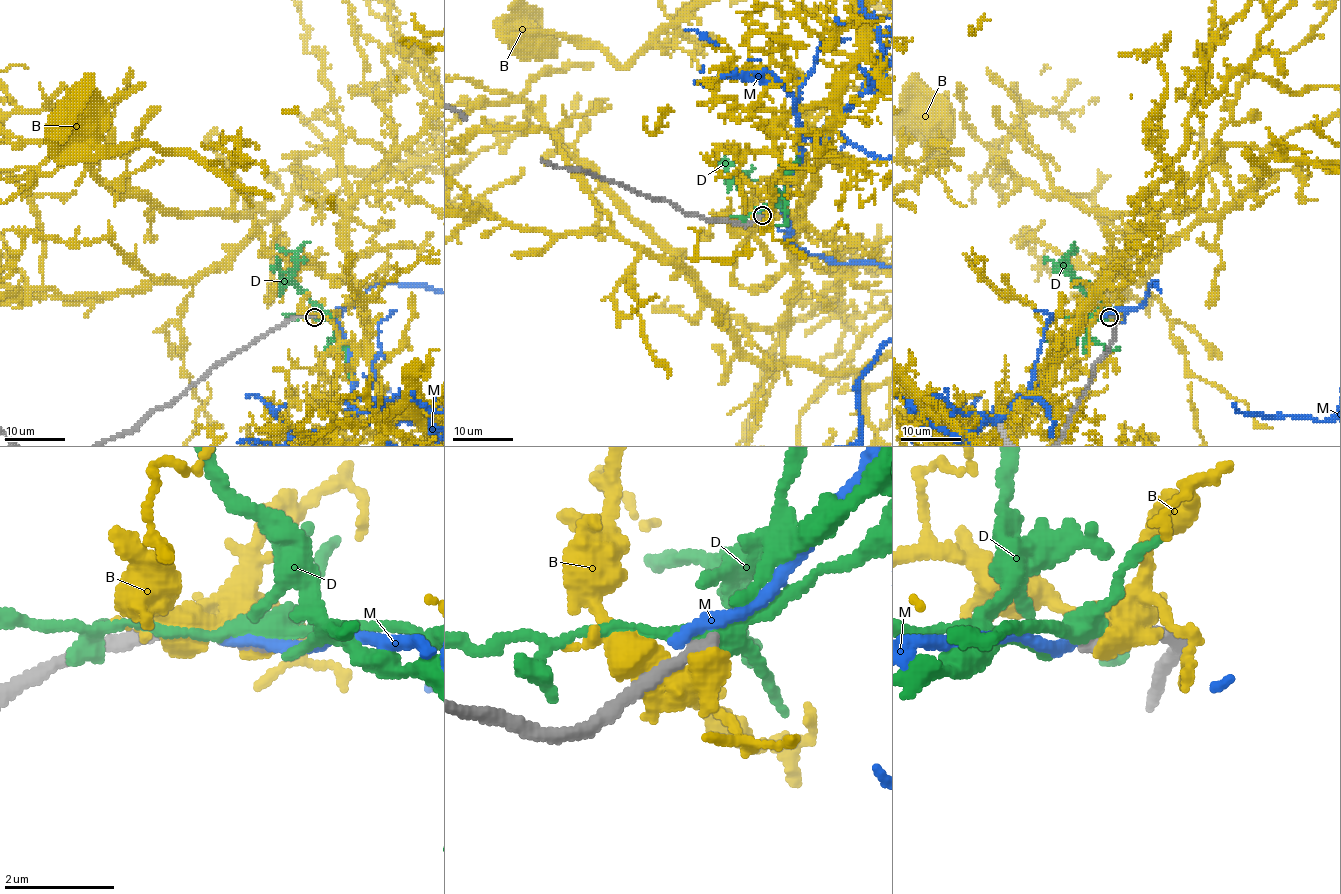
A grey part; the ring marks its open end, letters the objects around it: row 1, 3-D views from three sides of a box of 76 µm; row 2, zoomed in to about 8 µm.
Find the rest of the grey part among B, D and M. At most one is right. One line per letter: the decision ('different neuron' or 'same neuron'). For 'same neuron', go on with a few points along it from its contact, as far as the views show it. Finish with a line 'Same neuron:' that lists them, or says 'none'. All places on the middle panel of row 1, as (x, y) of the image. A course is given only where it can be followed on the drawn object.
B: different neuron
D: different neuron
M: different neuron
Same neuron: none

